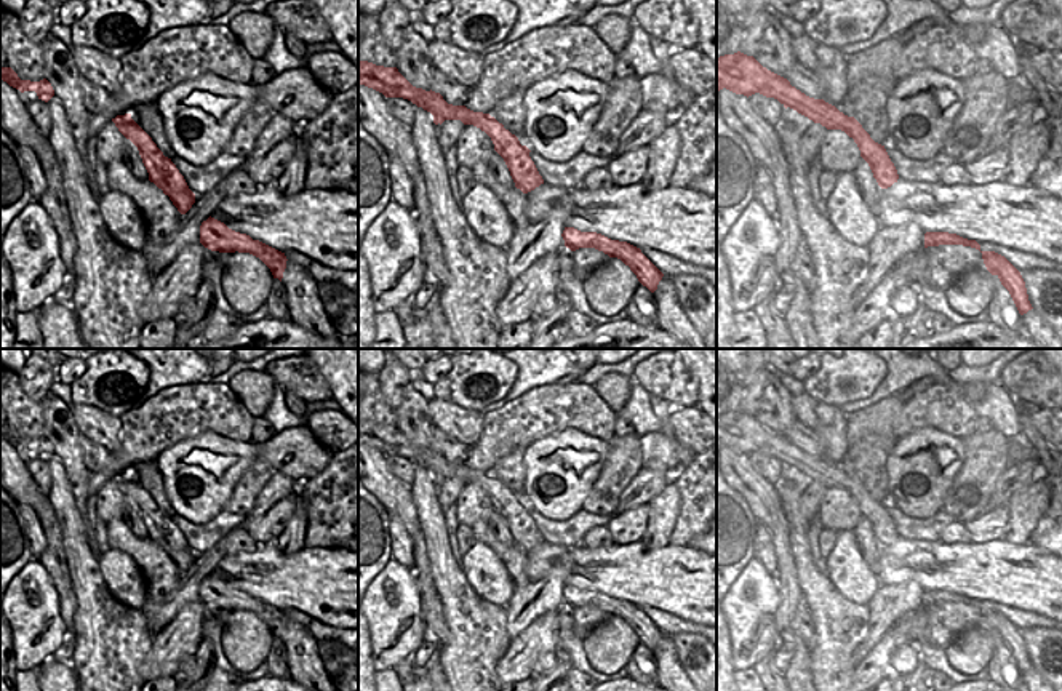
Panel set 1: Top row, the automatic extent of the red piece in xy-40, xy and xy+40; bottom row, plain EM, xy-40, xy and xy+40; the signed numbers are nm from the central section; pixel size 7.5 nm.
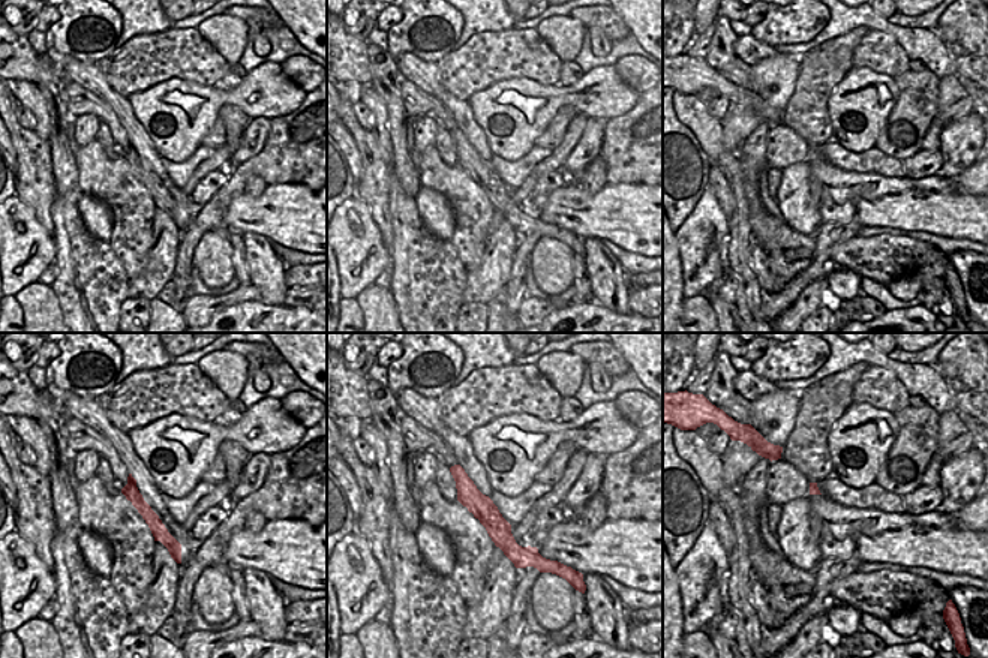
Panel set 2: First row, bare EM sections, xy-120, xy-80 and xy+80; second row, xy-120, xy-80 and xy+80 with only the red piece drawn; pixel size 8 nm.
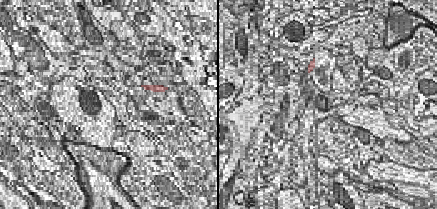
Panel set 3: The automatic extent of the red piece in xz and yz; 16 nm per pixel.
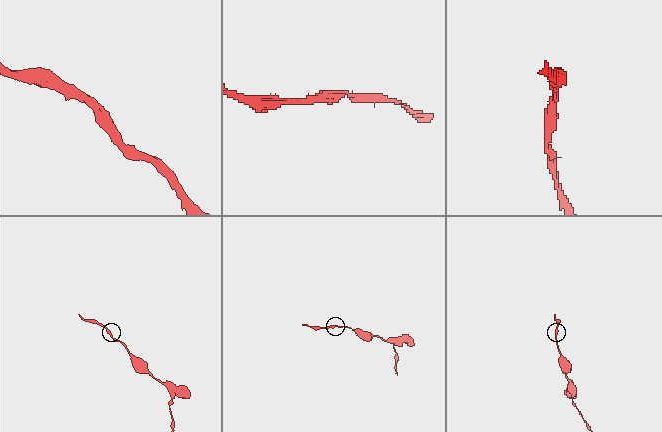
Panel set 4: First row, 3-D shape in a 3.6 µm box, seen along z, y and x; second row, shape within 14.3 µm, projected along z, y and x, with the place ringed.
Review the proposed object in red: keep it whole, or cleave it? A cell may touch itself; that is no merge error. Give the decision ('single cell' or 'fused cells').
single cell

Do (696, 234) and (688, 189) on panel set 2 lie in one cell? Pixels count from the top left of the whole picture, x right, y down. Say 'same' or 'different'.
different

